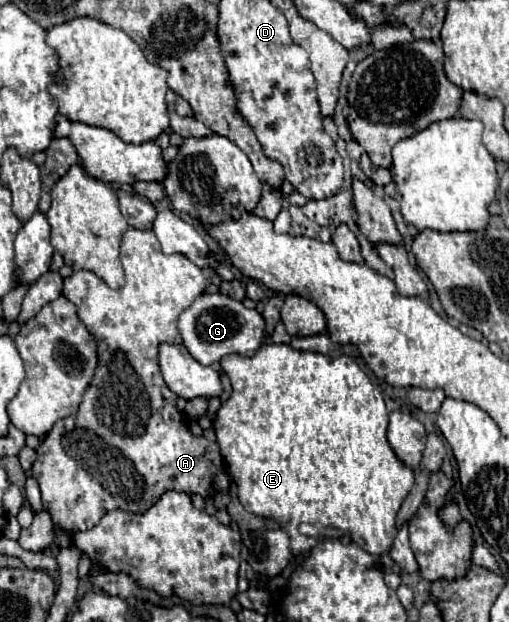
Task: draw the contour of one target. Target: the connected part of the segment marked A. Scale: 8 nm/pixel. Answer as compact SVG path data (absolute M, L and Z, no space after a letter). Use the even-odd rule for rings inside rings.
M129 226L129 230L123 234L123 240L121 240L121 262L123 262L123 268L125 268L125 286L121 286L121 288L117 288L117 290L109 288L99 276L95 276L95 274L89 272L89 270L77 270L73 276L65 278L65 286L63 286L63 296L69 298L73 304L77 304L77 308L79 308L79 320L87 326L87 330L89 330L89 332L95 336L95 340L97 340L99 368L95 370L95 376L93 376L93 380L91 380L91 386L87 388L87 392L85 392L85 396L83 396L83 402L81 402L81 406L79 406L79 412L73 414L73 416L69 416L69 418L59 420L59 422L51 428L51 432L43 438L43 444L37 448L37 460L35 460L33 468L31 468L31 472L33 472L33 478L39 482L41 496L43 496L43 508L51 514L53 522L59 524L59 526L61 526L63 530L67 530L67 532L79 532L79 530L89 530L89 528L93 528L93 526L105 516L105 512L109 512L109 510L125 510L125 512L143 514L143 512L147 512L147 510L159 500L159 496L161 496L163 492L167 492L167 490L185 492L185 494L189 494L189 496L191 496L191 494L199 494L199 496L203 496L203 498L207 500L207 498L213 498L215 494L219 494L219 492L223 492L223 490L227 492L227 490L229 490L229 484L231 484L229 472L225 470L225 474L223 474L223 458L221 458L221 452L219 452L219 444L217 444L217 442L211 442L211 440L207 440L207 438L203 438L203 436L193 436L193 434L189 432L189 428L187 428L187 418L185 418L185 416L177 410L177 406L175 406L177 394L171 392L171 390L167 388L167 384L163 382L163 376L159 374L159 362L157 362L157 348L159 348L159 342L175 342L175 344L181 342L181 334L179 334L179 330L177 330L177 318L179 318L179 314L181 314L185 308L191 306L191 302L193 302L197 296L201 296L201 294L207 290L207 286L211 284L211 276L213 276L215 270L213 270L211 266L201 268L201 266L193 264L185 254L169 254L169 256L165 256L165 254L161 252L161 246L159 246L159 242L157 242L157 238L155 238L155 234L153 234L153 230L139 230L139 228L133 228L133 226ZM99 388L101 388L101 394L103 394L103 392L107 394L107 390L109 390L109 406L107 406L107 404L101 404L101 422L99 422L97 412L95 412L95 404L97 404L97 400L99 400Z

